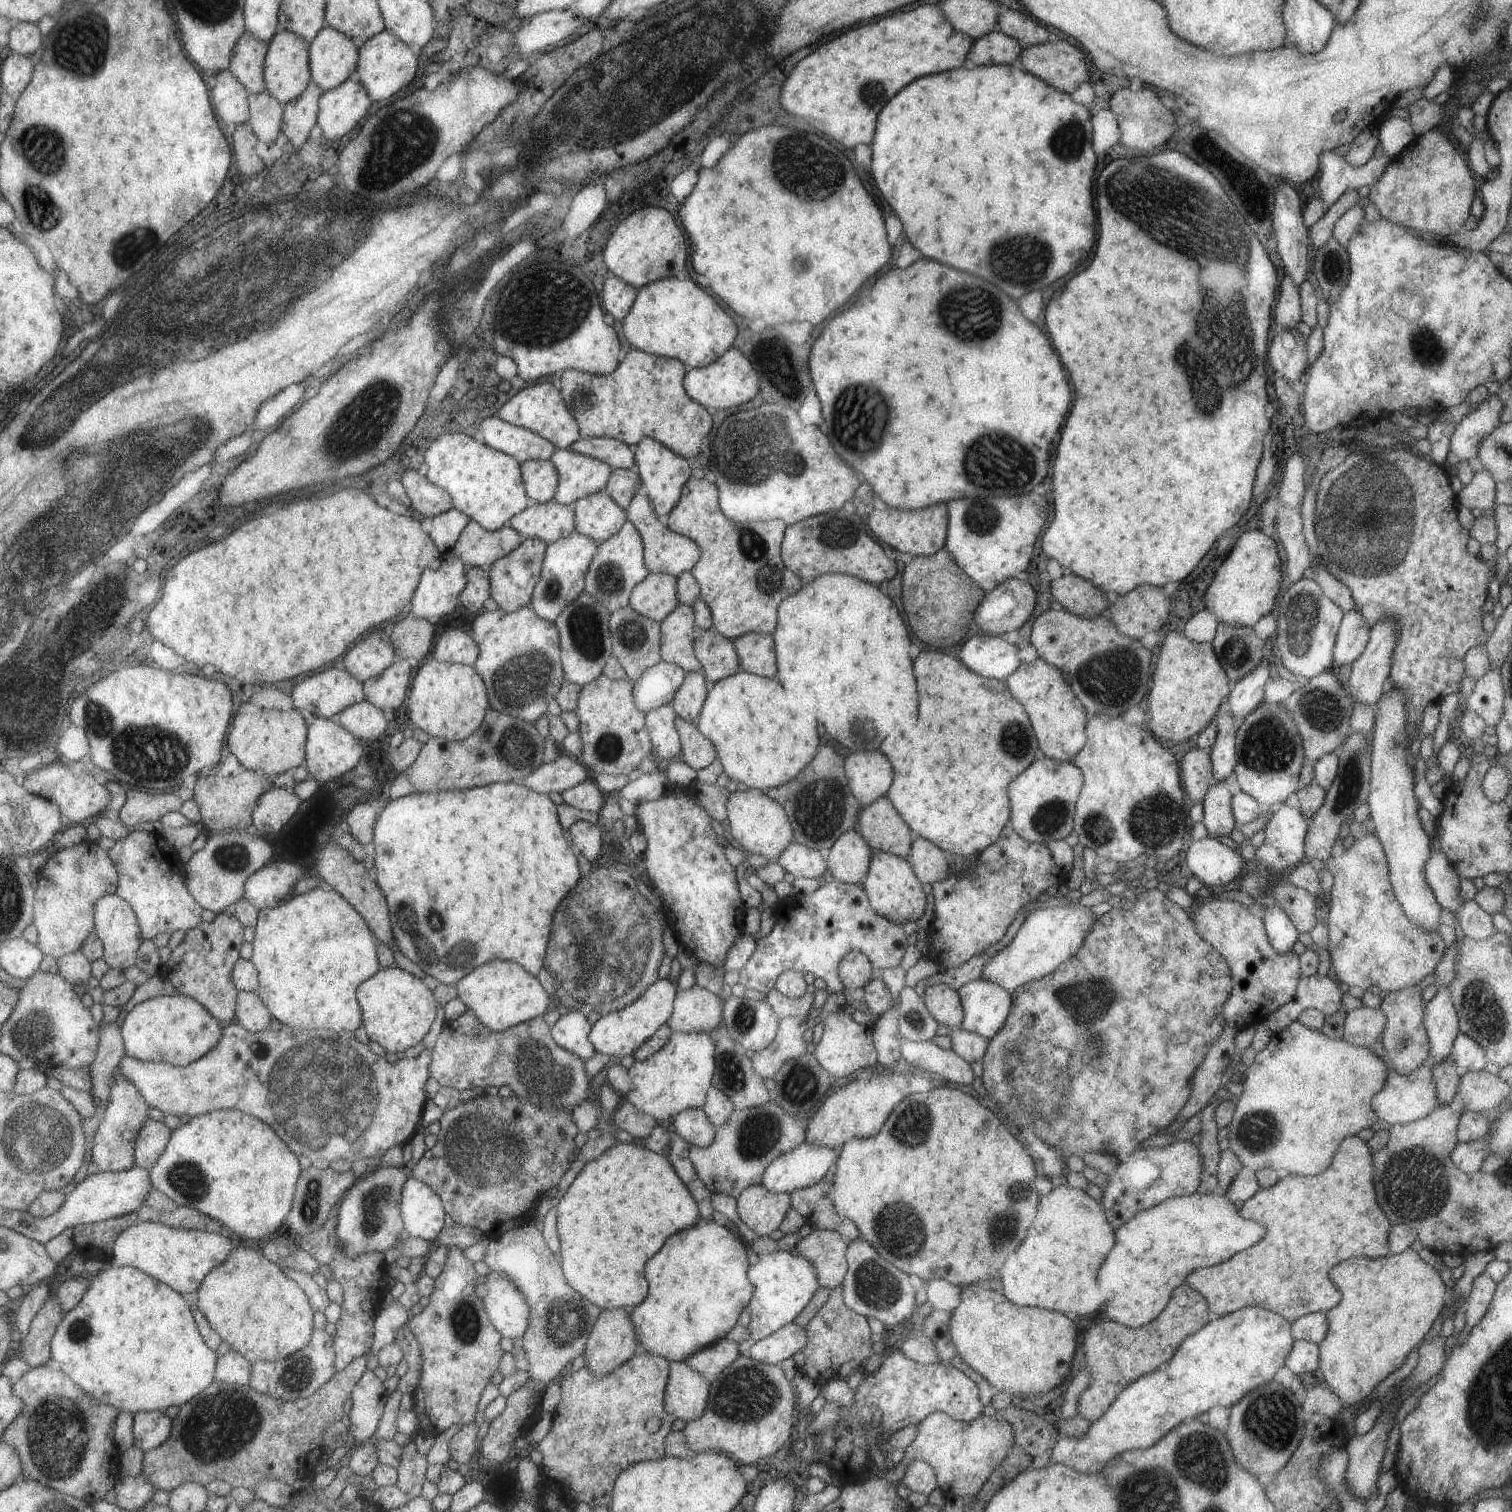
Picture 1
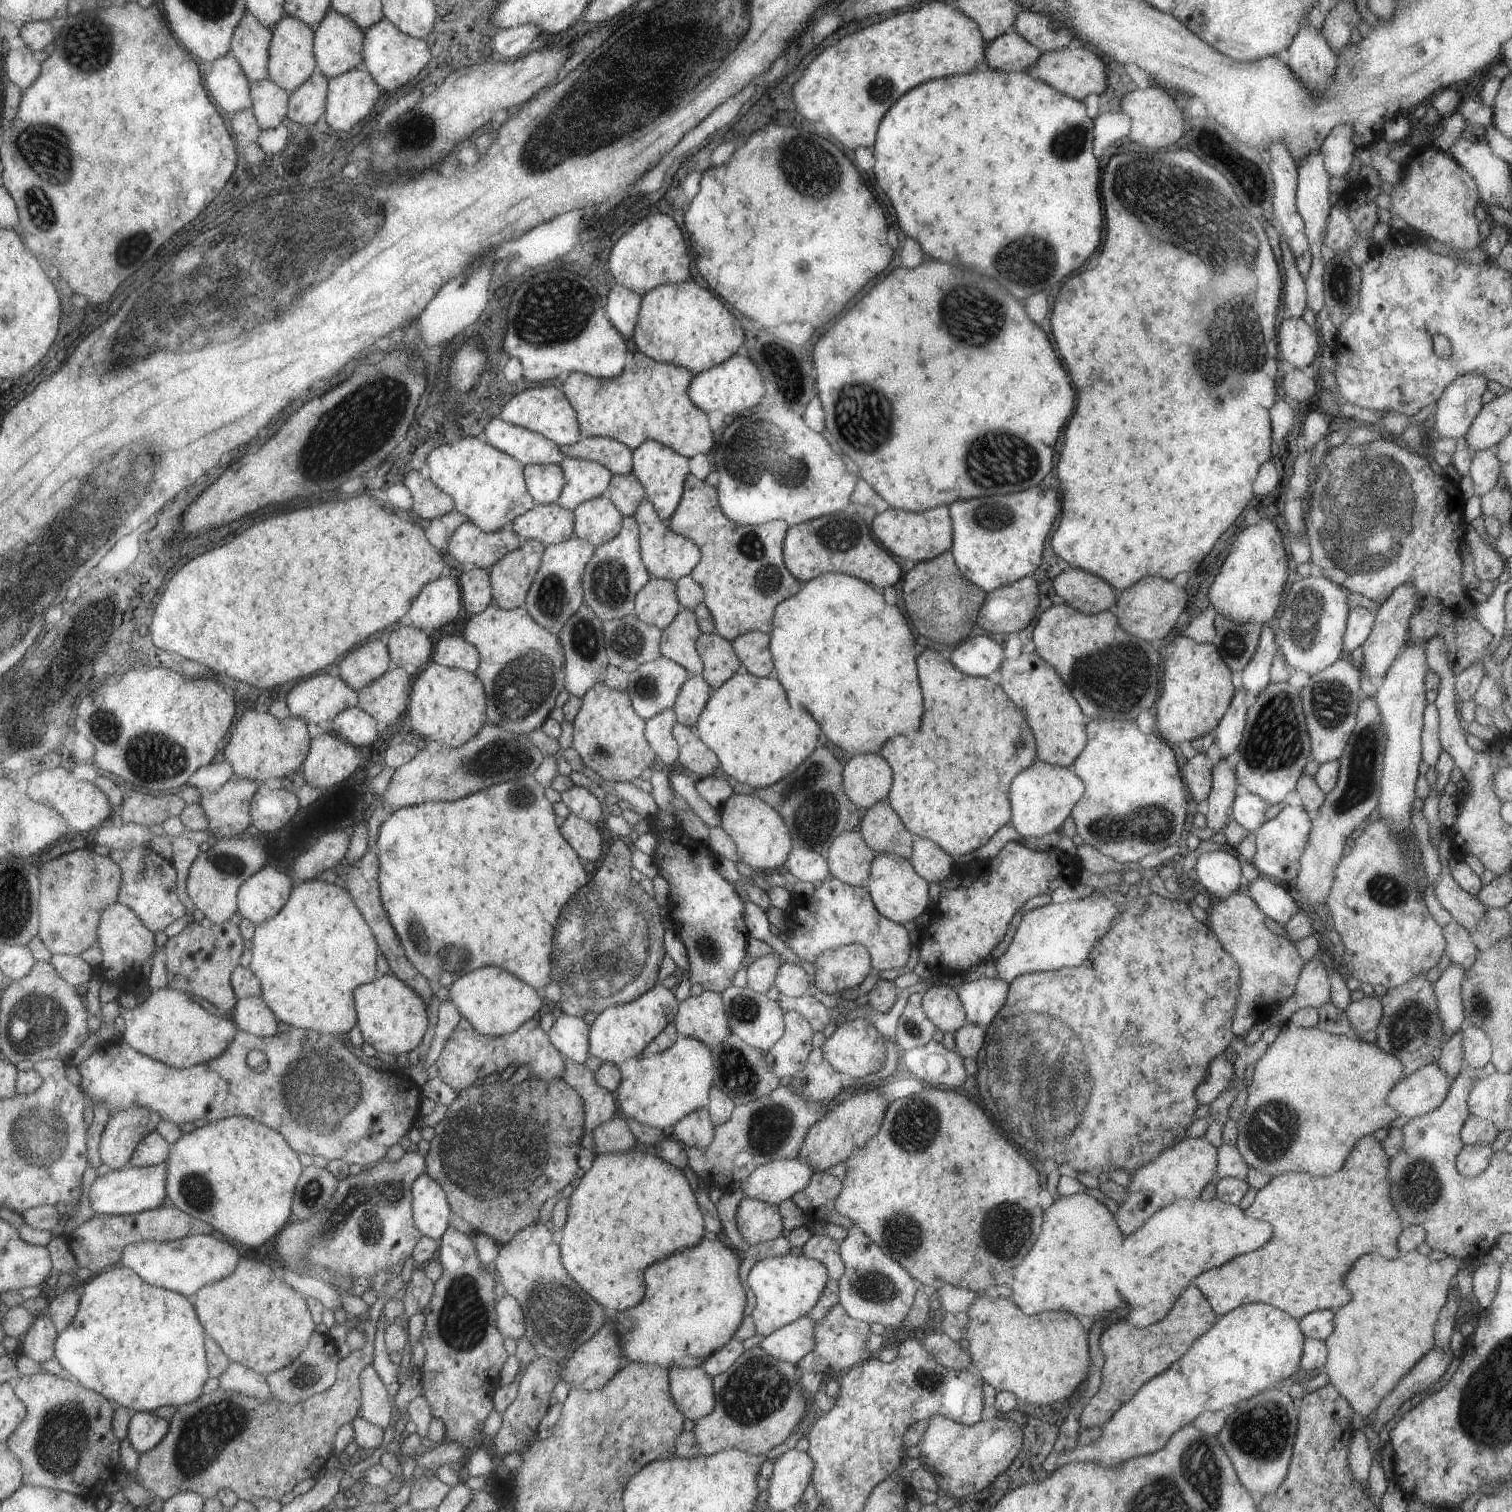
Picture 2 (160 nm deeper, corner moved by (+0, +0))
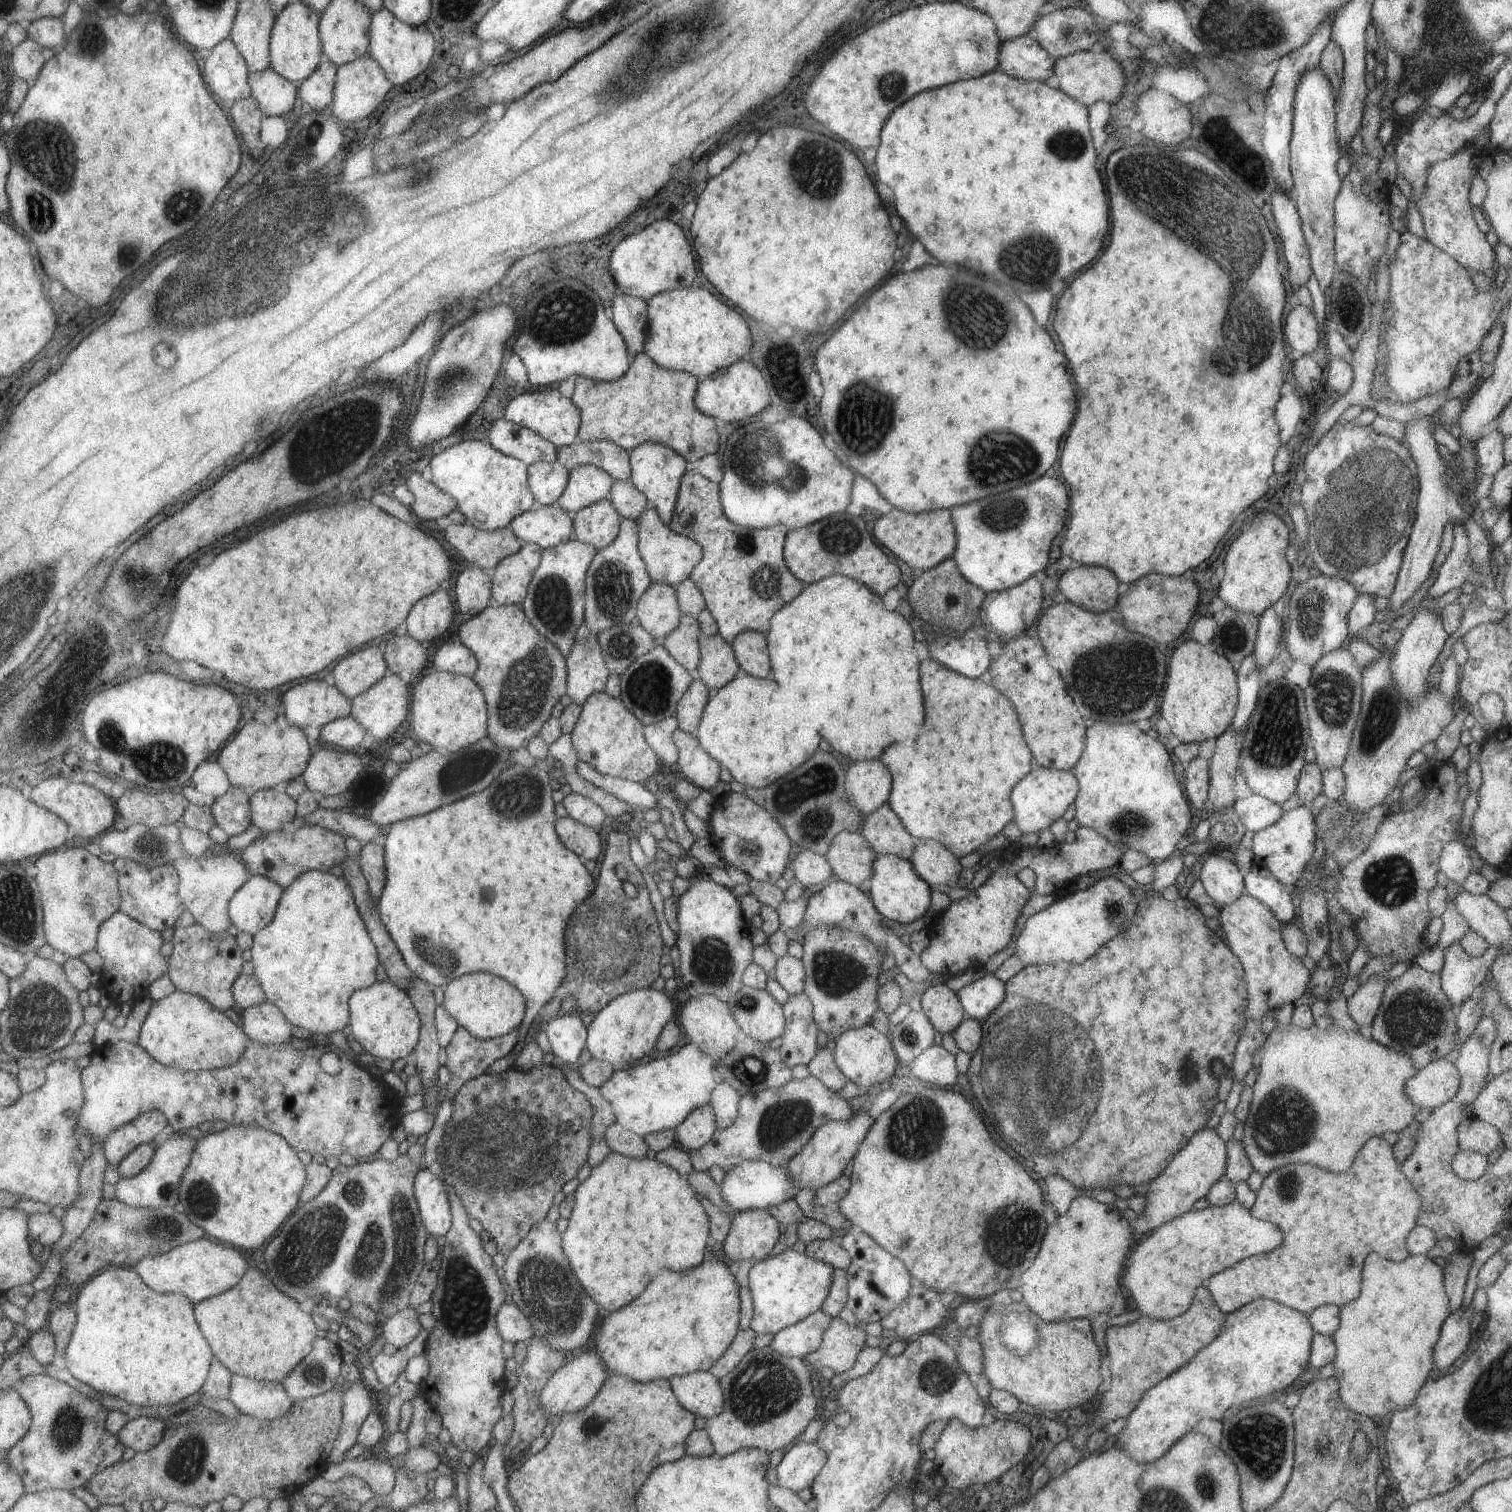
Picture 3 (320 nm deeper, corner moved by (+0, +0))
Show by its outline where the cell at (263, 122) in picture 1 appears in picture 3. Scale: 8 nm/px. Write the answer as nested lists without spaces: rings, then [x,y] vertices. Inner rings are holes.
[[[271,67],[248,74],[250,94],[265,116],[281,116],[295,106],[297,85],[285,80]]]

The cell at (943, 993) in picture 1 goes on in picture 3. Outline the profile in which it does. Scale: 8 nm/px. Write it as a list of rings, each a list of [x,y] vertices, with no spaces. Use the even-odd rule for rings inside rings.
[[[945,983],[929,985],[920,994],[920,1010],[928,1018],[934,1031],[941,1034],[951,1034],[965,1018],[963,1007],[957,998],[956,992],[951,991]]]

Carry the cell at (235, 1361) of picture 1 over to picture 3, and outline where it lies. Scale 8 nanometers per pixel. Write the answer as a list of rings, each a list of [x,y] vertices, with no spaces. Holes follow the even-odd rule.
[[[231,1374],[229,1400],[242,1414],[257,1420],[273,1420],[291,1408],[292,1400],[279,1382],[257,1381]]]

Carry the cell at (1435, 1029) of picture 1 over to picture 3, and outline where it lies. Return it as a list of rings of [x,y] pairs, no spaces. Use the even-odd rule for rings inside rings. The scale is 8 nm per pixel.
[[[1456,941],[1444,952],[1440,971],[1440,985],[1450,1003],[1461,1004],[1469,995],[1474,994],[1488,978],[1492,960],[1501,953],[1488,945],[1479,957],[1469,956]]]

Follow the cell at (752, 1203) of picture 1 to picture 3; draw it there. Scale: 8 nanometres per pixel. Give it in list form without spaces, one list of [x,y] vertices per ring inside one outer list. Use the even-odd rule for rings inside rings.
[[[765,1208],[733,1214],[722,1251],[734,1262],[755,1258],[760,1261],[771,1254],[780,1237],[779,1224]]]

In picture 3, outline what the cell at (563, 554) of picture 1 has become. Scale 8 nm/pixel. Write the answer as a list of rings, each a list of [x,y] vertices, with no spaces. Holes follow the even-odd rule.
[[[570,537],[558,545],[544,548],[540,552],[539,566],[533,573],[531,582],[527,587],[525,598],[520,602],[521,608],[531,626],[561,653],[561,656],[568,656],[571,650],[575,631],[584,623],[584,590],[586,587],[586,570],[596,553],[596,548],[591,544],[579,542],[576,538]]]

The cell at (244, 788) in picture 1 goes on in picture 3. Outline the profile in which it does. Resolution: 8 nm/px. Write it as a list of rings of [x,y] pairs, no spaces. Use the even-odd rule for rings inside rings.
[[[230,784],[225,794],[213,801],[210,809],[216,825],[229,837],[241,834],[251,826],[250,804],[241,787]]]

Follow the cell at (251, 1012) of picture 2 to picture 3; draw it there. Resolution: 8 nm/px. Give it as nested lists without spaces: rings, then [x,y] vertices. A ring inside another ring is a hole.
[[[266,1000],[261,1004],[237,1010],[243,1034],[261,1044],[289,1043],[291,1024],[275,1005]]]

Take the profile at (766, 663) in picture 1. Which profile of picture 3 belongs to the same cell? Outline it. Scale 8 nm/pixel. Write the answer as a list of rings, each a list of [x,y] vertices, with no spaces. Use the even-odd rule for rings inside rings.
[[[743,631],[737,634],[730,645],[742,673],[758,679],[772,680],[766,635],[757,631]]]

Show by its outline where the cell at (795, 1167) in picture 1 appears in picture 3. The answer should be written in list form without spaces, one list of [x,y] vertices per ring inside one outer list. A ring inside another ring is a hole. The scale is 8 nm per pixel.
[[[745,1159],[736,1165],[730,1166],[718,1184],[723,1202],[732,1207],[733,1214],[749,1209],[767,1209],[795,1194],[794,1182],[787,1174],[786,1168],[774,1167],[763,1161]]]

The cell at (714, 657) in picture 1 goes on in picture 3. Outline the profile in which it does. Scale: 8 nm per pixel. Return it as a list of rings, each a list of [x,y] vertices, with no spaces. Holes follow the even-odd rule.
[[[699,634],[698,649],[700,657],[696,668],[696,678],[710,691],[719,690],[742,673],[733,656],[732,646],[723,640],[721,635]]]

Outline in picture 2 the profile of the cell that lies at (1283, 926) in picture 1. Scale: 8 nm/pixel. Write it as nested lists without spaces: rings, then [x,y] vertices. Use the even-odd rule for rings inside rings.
[[[1259,874],[1257,880],[1249,883],[1247,895],[1261,910],[1261,913],[1279,924],[1285,926],[1291,916],[1300,908],[1299,904],[1281,888],[1281,884]]]

